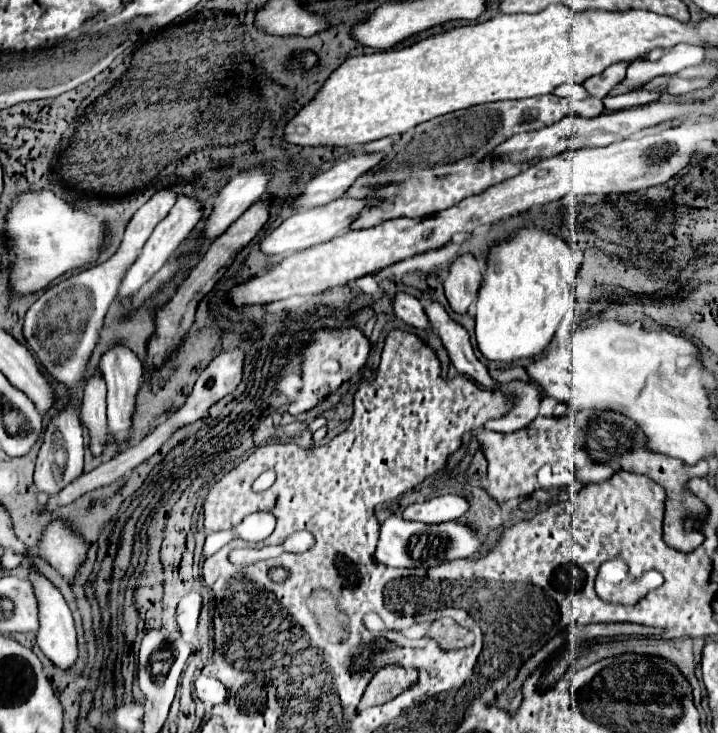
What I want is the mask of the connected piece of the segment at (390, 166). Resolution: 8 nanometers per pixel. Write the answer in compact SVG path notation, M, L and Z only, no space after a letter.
M613 64L613 68L607 68L601 76L589 78L583 86L593 98L587 98L583 102L567 102L565 98L553 94L525 100L505 100L497 104L481 104L465 112L451 112L449 116L439 116L437 120L429 120L429 124L411 128L409 132L401 134L385 160L363 178L359 178L345 194L349 198L381 196L385 200L377 208L365 210L353 224L353 228L361 230L401 216L427 216L437 210L445 210L467 196L475 196L477 192L483 192L485 188L501 180L507 180L507 176L515 176L517 172L521 172L521 166L513 166L509 162L497 162L489 166L485 156L489 154L489 150L493 150L493 146L509 140L519 132L541 130L569 114L579 114L583 118L601 114L601 98L605 98L619 82L625 80L627 66L629 64Z

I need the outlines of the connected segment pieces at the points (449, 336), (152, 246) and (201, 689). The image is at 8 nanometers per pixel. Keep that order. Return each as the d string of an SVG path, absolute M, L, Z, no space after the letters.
M439 302L427 306L427 316L431 320L433 330L439 334L443 346L447 348L451 364L457 368L457 372L471 378L483 388L497 388L499 384L491 378L485 364L481 364L475 356L473 346L469 342L469 332L457 322L453 322Z
M181 196L177 202L175 202L175 206L169 210L169 214L155 226L155 230L153 230L153 234L149 236L149 240L145 242L145 246L143 246L143 252L141 252L141 256L137 258L137 262L129 268L129 272L127 272L127 276L125 276L125 280L121 282L121 288L119 288L119 298L125 298L125 296L133 296L167 260L169 260L169 256L189 238L189 234L195 230L195 226L199 224L199 220L201 220L201 216L203 216L203 206L197 202L197 200L193 200L193 198L187 198L187 196Z
M199 676L195 679L194 690L204 704L219 704L229 697L227 688L219 680L207 676Z

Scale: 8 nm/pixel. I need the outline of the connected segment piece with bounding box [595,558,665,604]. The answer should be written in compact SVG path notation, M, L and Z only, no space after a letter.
M621 558L607 560L601 564L595 590L601 600L609 600L615 604L635 604L647 592L659 588L665 582L661 572L645 572L639 582L629 582L629 568Z

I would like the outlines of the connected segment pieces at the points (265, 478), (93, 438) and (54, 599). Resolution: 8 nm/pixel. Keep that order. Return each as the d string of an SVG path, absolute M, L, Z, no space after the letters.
M267 470L267 472L263 472L263 474L253 482L253 490L255 490L255 492L263 492L263 490L271 488L273 482L275 482L275 472Z
M99 372L85 386L81 420L89 430L91 454L101 456L109 440L109 428L107 428L107 416L105 416L105 382Z
M31 576L29 578L33 582L33 586L37 588L37 602L41 604L41 612L39 612L39 620L41 620L41 630L37 632L37 644L43 650L43 654L61 670L69 670L75 666L79 652L77 652L77 634L75 634L75 626L73 626L73 616L69 606L65 604L63 596L59 594L59 590L45 578L45 576Z

